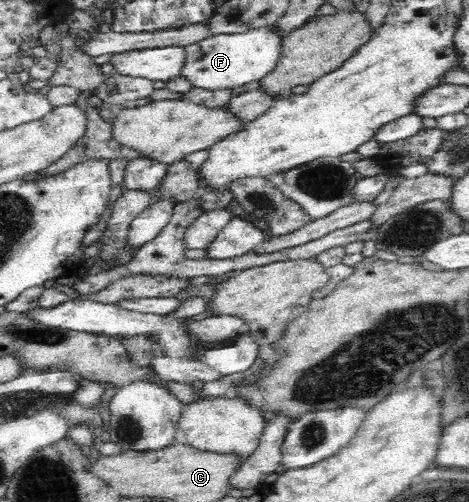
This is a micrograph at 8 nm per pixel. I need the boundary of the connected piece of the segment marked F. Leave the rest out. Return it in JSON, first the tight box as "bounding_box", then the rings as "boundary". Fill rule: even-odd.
{"bounding_box":[182,21,284,90],"boundary":[[[276,21],[236,34],[208,35],[185,47],[189,54],[189,62],[182,76],[193,82],[196,88],[209,90],[236,88],[251,81],[259,81],[278,65],[283,51],[284,36],[284,31],[278,27]]]}

